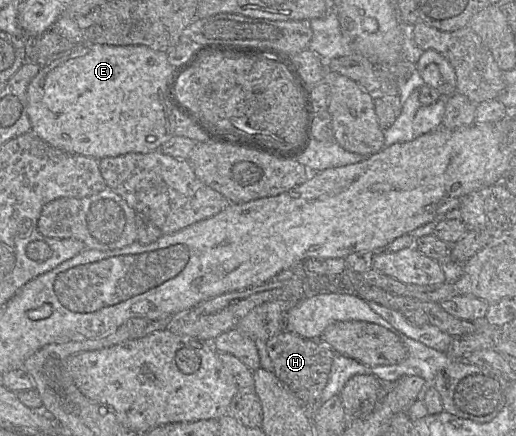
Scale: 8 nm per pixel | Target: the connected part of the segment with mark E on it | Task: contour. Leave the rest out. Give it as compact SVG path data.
M75 44L70 50L54 55L43 62L40 71L29 83L27 88L27 113L31 123L31 131L56 149L97 160L128 153L153 152L174 136L172 106L166 98L166 84L172 67L167 60L166 52L153 50L145 45Z

